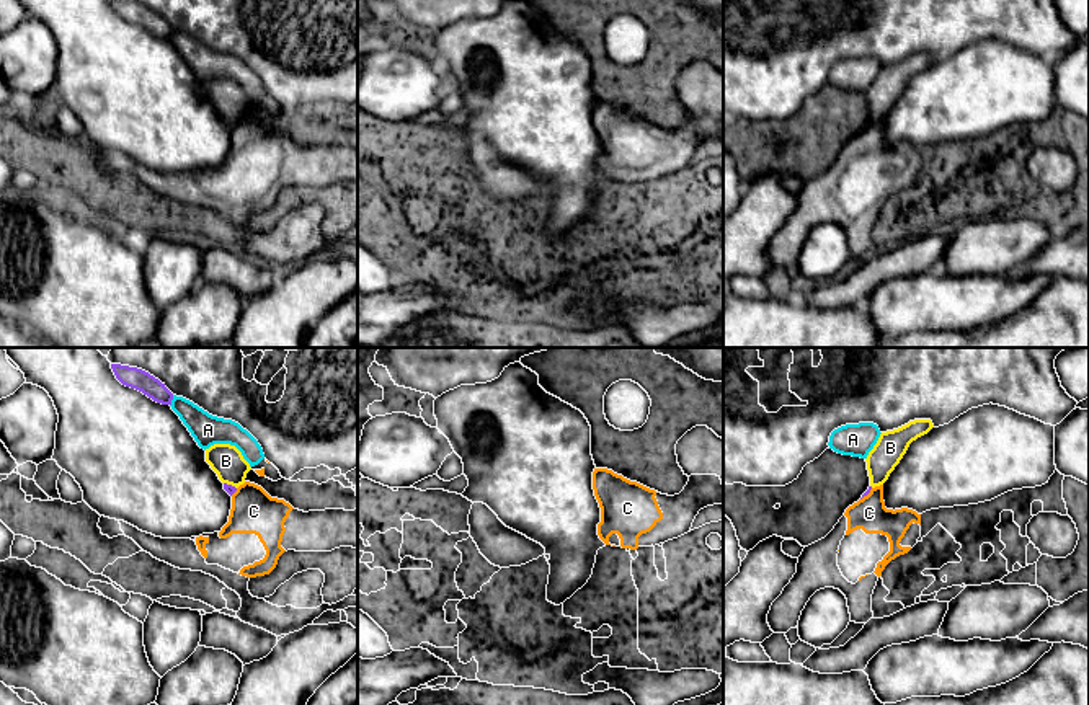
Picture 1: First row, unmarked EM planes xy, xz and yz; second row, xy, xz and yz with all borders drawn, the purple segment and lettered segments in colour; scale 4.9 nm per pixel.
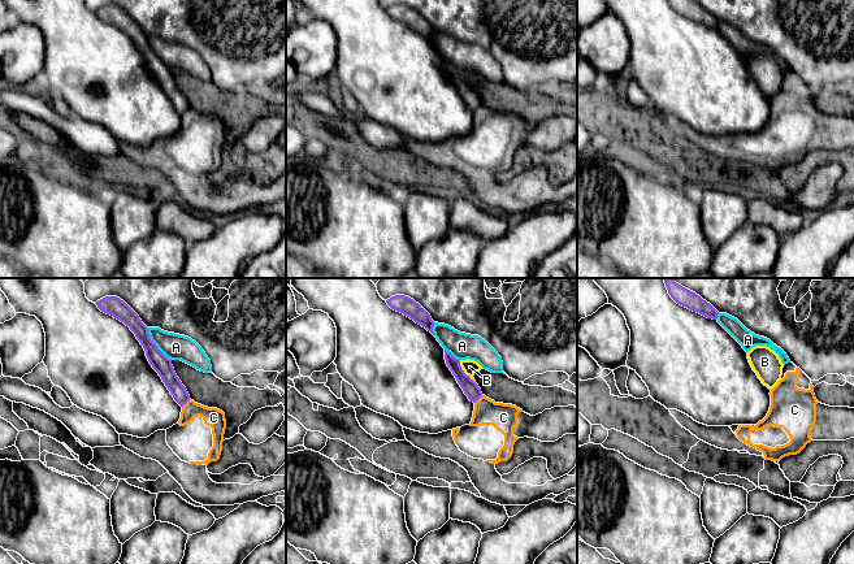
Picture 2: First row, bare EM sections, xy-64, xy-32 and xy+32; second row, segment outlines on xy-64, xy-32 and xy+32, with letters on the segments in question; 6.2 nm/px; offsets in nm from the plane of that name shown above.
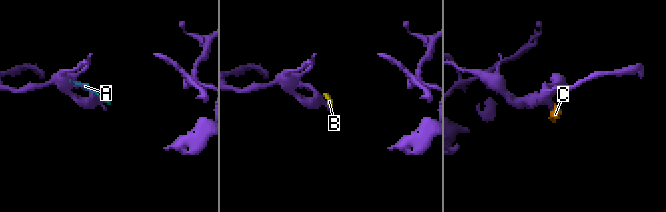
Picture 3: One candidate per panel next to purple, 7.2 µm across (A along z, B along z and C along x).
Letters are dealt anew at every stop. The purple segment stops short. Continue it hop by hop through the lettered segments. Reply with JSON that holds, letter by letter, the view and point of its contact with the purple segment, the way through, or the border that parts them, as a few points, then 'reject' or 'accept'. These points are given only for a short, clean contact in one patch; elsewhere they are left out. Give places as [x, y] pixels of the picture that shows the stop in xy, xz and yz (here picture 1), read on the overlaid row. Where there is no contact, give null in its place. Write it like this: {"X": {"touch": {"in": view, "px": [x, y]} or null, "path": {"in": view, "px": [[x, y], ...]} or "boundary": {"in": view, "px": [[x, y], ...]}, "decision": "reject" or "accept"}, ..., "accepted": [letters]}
{"A": {"touch": {"in": "xy", "px": [172, 399]}, "decision": "reject"}, "B": {"touch": {"in": "xy", "px": [231, 485]}, "boundary": {"in": "xy", "px": [[224, 482], [235, 488]]}, "decision": "reject"}, "C": {"touch": {"in": "yz", "px": [866, 495]}, "boundary": {"in": "yz", "px": [[872, 488], [861, 500]]}, "decision": "reject"}, "accepted": []}

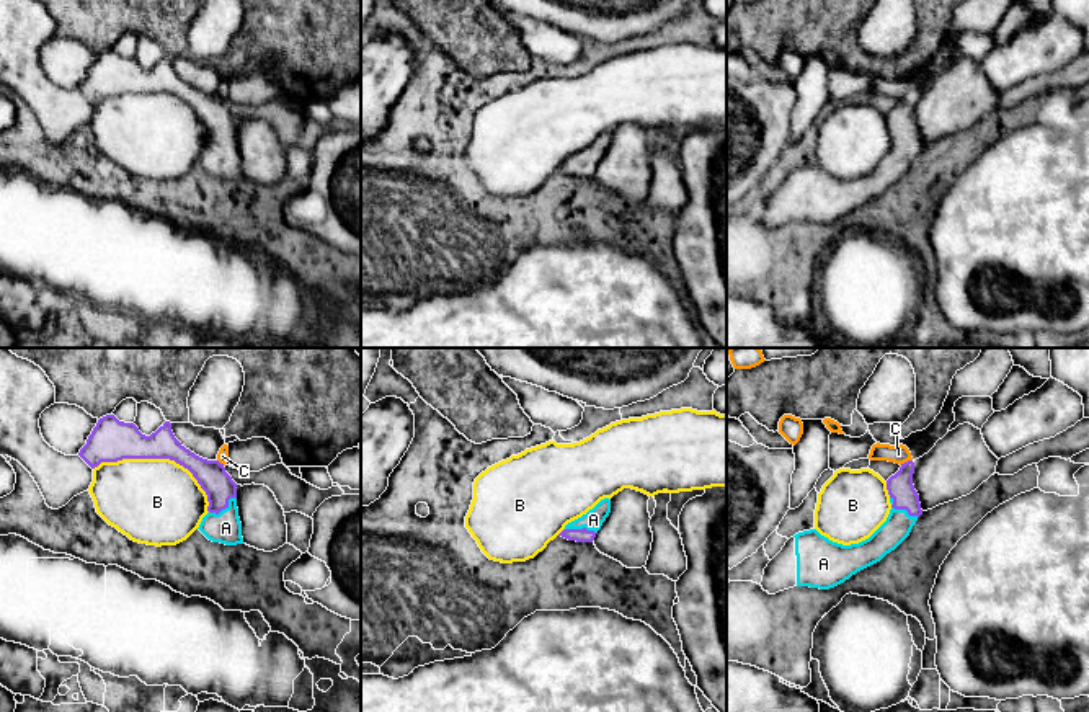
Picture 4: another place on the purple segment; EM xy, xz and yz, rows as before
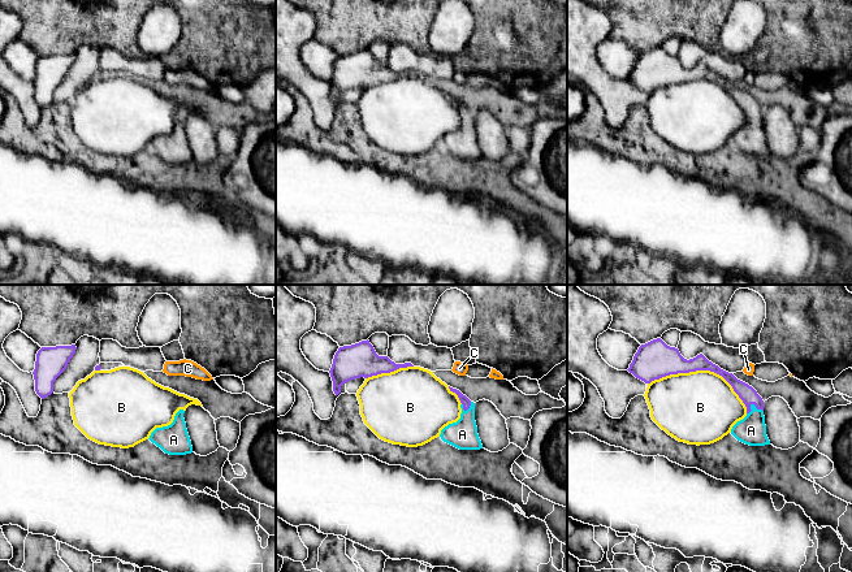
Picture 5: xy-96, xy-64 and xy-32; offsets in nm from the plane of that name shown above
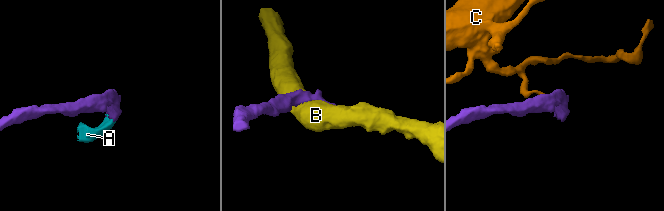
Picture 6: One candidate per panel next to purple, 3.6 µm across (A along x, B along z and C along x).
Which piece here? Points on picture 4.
{"A": {"touch": {"in": "yz", "px": [902, 508]}, "decision": "accept"}, "B": {"touch": {"in": "xy", "px": [162, 458]}, "decision": "reject"}, "C": {"touch": {"in": "yz", "px": [905, 462]}, "boundary": {"in": "yz", "px": [[911, 459], [900, 464]]}, "decision": "reject"}, "accepted": ["A"]}

